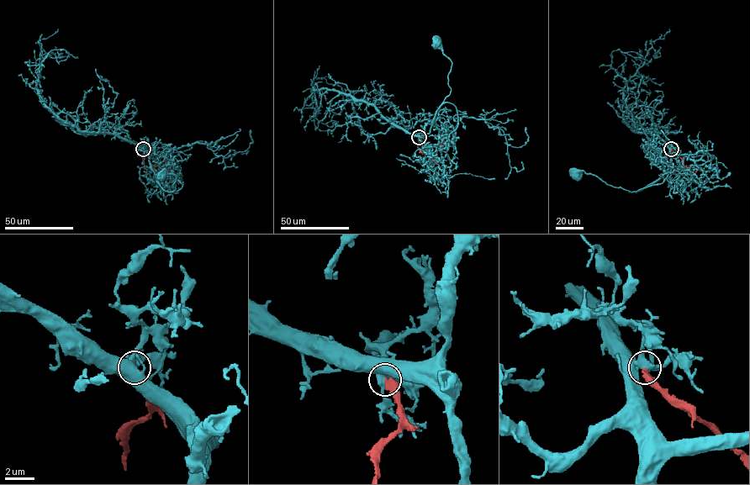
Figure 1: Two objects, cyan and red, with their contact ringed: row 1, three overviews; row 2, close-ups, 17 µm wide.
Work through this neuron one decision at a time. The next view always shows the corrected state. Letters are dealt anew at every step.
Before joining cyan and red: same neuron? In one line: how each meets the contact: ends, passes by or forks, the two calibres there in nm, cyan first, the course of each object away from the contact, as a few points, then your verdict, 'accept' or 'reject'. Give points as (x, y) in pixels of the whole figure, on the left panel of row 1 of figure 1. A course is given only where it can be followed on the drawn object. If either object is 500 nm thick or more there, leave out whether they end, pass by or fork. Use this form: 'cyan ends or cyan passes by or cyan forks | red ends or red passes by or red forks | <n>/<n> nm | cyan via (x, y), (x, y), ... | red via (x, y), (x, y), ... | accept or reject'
cyan forks | red ends | 360/320 nm | cyan via (143, 148), (160, 185), (166, 191), (172, 192), (176, 176), (166, 171), (162, 174) | red via (143, 149), (143, 165), (147, 169), (159, 166), (166, 171), (168, 167), (164, 161) | reject

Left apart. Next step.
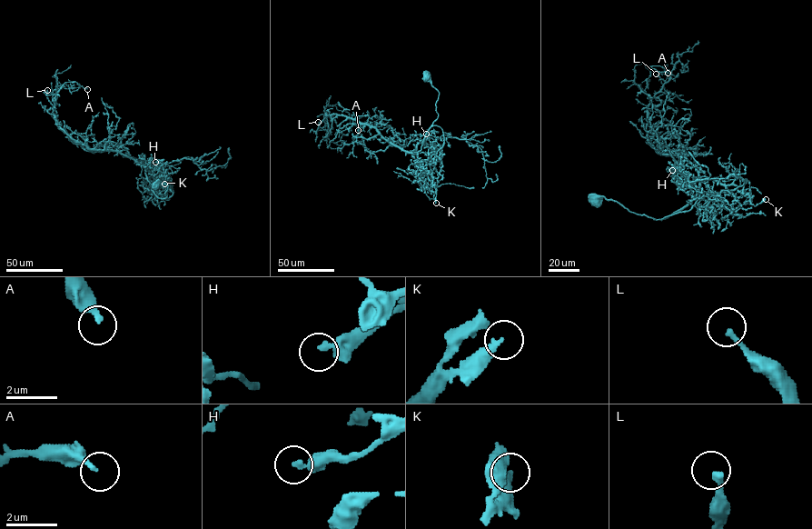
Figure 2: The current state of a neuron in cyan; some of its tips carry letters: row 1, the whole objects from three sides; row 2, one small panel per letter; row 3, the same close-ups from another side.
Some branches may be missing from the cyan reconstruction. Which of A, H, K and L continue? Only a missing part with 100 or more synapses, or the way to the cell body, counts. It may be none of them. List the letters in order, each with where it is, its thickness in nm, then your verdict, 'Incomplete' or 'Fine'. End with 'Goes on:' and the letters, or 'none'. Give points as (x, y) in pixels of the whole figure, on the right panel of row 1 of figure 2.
A: Place: (668, 73). Thickness 240 nm. Fine
H: Place: (672, 170). Thickness 400 nm. Fine
K: Place: (766, 199). Thickness 280 nm. Fine
L: Place: (656, 74). Thickness 220 nm. Fine
Goes on: none

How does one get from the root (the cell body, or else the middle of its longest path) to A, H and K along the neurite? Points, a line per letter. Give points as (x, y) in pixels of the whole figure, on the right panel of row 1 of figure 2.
A: (595, 200), (660, 219), (696, 194), (698, 169), (648, 140), (649, 97), (634, 82), (641, 63), (668, 73)
H: (595, 200), (605, 196), (630, 211), (656, 219), (688, 211), (699, 192), (673, 175), (668, 168), (672, 170)
K: (595, 200), (605, 196), (665, 219), (710, 179), (735, 184), (755, 205), (766, 199)

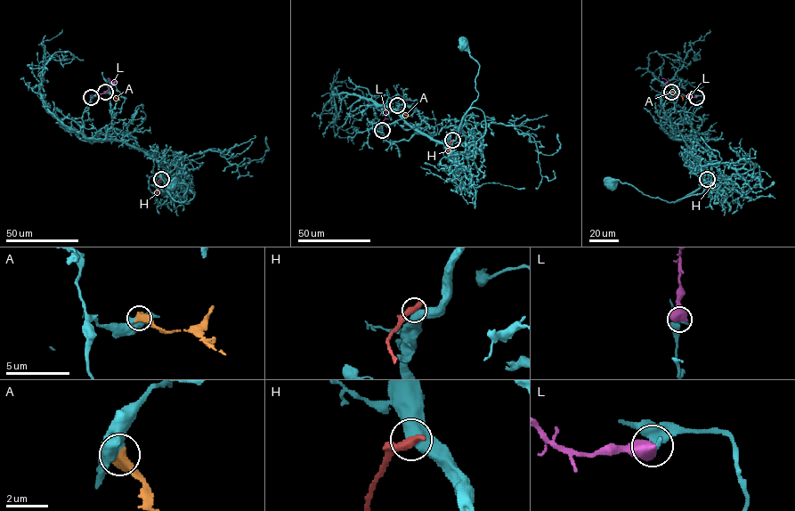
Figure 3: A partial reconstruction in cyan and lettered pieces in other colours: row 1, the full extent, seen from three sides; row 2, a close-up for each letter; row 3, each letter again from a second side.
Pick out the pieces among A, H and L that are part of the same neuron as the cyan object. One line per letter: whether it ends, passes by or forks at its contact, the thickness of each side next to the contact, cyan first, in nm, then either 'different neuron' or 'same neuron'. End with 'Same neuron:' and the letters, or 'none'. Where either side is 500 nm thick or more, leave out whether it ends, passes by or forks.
A: 360/650 nm | same neuron
H: 550/500 nm | different neuron
L: 360/750 nm | different neuron
Same neuron: A

